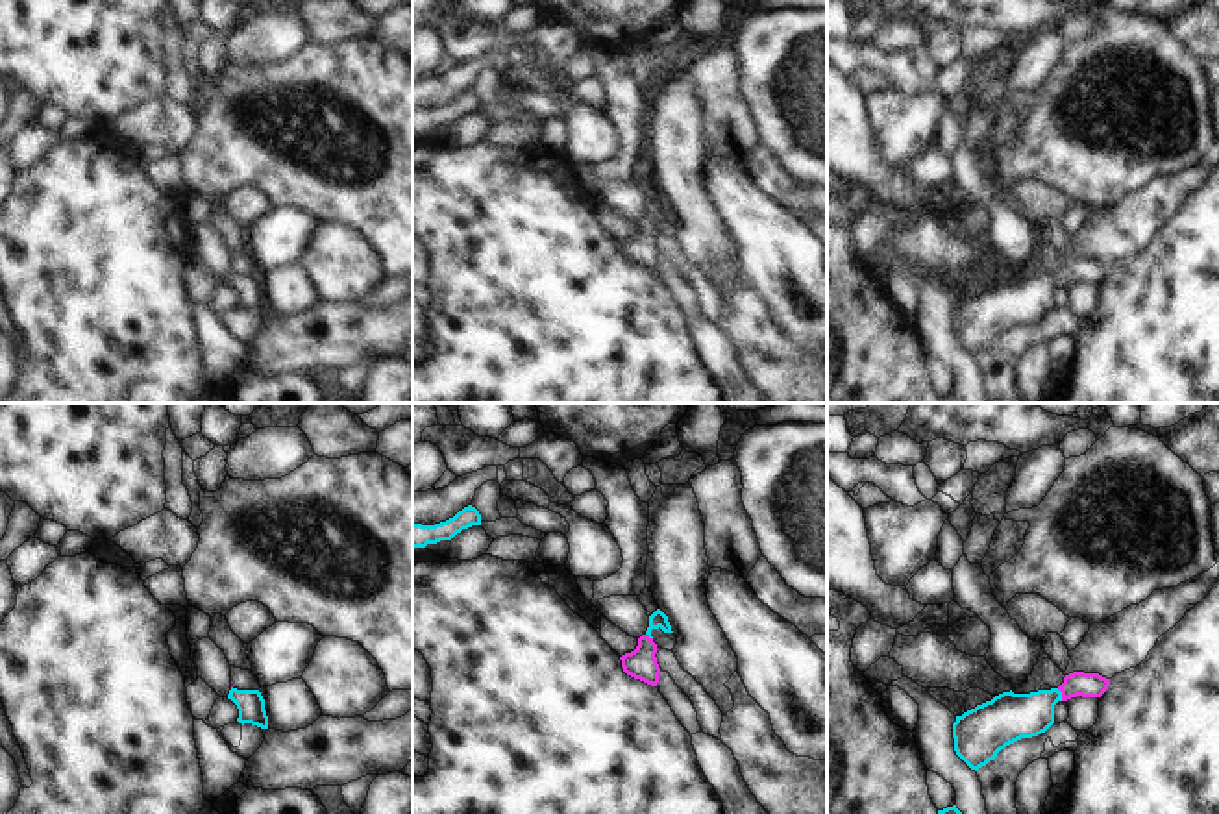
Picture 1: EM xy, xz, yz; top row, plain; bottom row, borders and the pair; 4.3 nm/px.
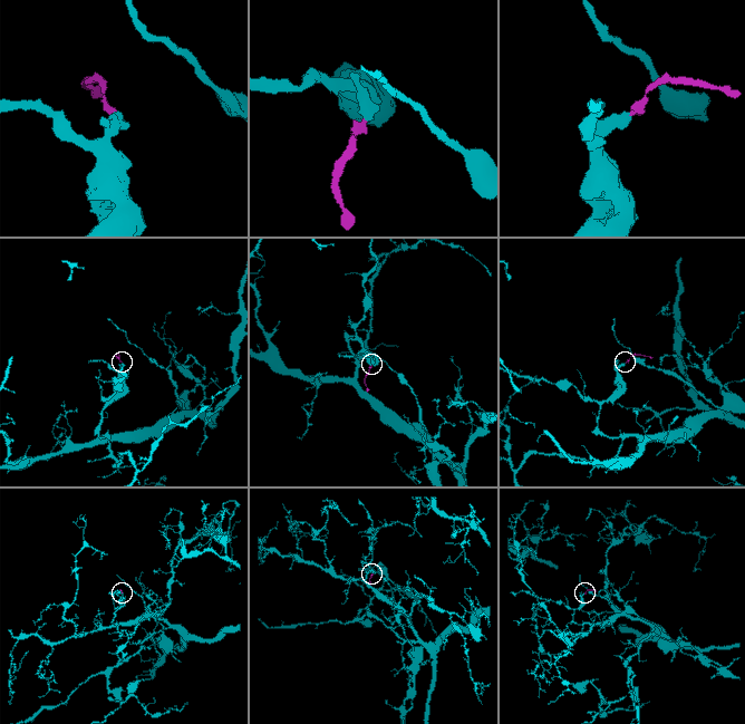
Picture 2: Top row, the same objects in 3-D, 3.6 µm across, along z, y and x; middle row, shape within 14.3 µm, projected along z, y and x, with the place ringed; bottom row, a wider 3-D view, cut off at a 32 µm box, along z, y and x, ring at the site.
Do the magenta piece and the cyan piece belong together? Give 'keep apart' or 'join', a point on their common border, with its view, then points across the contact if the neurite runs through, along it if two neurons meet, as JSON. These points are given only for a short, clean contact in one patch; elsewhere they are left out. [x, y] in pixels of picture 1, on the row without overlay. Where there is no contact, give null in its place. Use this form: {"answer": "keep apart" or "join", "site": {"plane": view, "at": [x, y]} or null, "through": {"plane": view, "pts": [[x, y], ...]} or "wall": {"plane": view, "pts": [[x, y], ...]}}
{"answer": "join", "site": {"plane": "yz", "at": [1062, 280]}, "through": {"plane": "yz", "pts": [[1088, 271], [1073, 271], [1062, 280], [1031, 300], [1010, 302]]}}

